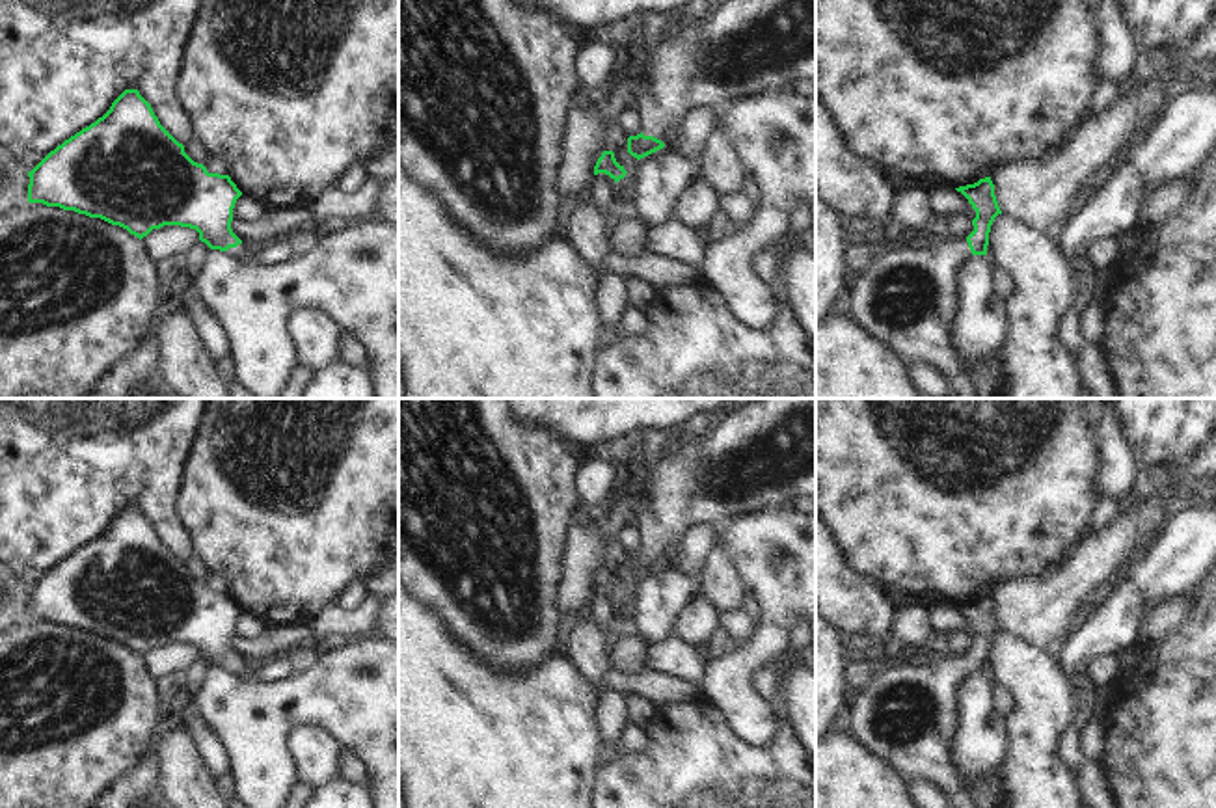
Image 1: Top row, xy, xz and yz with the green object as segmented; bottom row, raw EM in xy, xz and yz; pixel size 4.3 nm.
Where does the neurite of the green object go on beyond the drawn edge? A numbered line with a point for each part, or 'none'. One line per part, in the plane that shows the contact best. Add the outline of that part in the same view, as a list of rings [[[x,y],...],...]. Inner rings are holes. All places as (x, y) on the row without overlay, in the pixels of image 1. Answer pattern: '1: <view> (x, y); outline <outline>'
1: xz (762, 455); outline [[[747,398],[737,402],[709,434],[676,436],[674,447],[654,465],[631,465],[620,475],[620,480],[626,484],[626,519],[637,527],[642,551],[667,562],[685,529],[695,523],[723,525],[739,514],[790,506],[797,495],[816,497],[816,398]]]

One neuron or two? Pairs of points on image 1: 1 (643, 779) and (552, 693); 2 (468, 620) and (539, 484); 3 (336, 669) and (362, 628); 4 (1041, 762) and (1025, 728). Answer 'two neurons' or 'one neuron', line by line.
1: two neurons
2: one neuron
3: two neurons
4: one neuron

